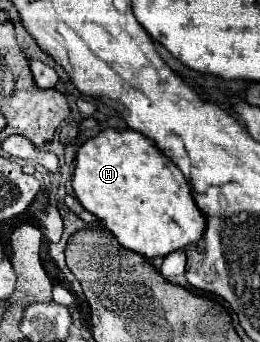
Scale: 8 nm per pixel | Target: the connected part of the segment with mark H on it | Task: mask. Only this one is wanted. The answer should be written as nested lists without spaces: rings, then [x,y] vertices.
[[[105,129],[87,139],[75,153],[71,183],[79,203],[99,217],[123,247],[147,259],[185,249],[185,245],[197,243],[205,231],[203,213],[195,205],[183,173],[151,139],[133,129]]]

